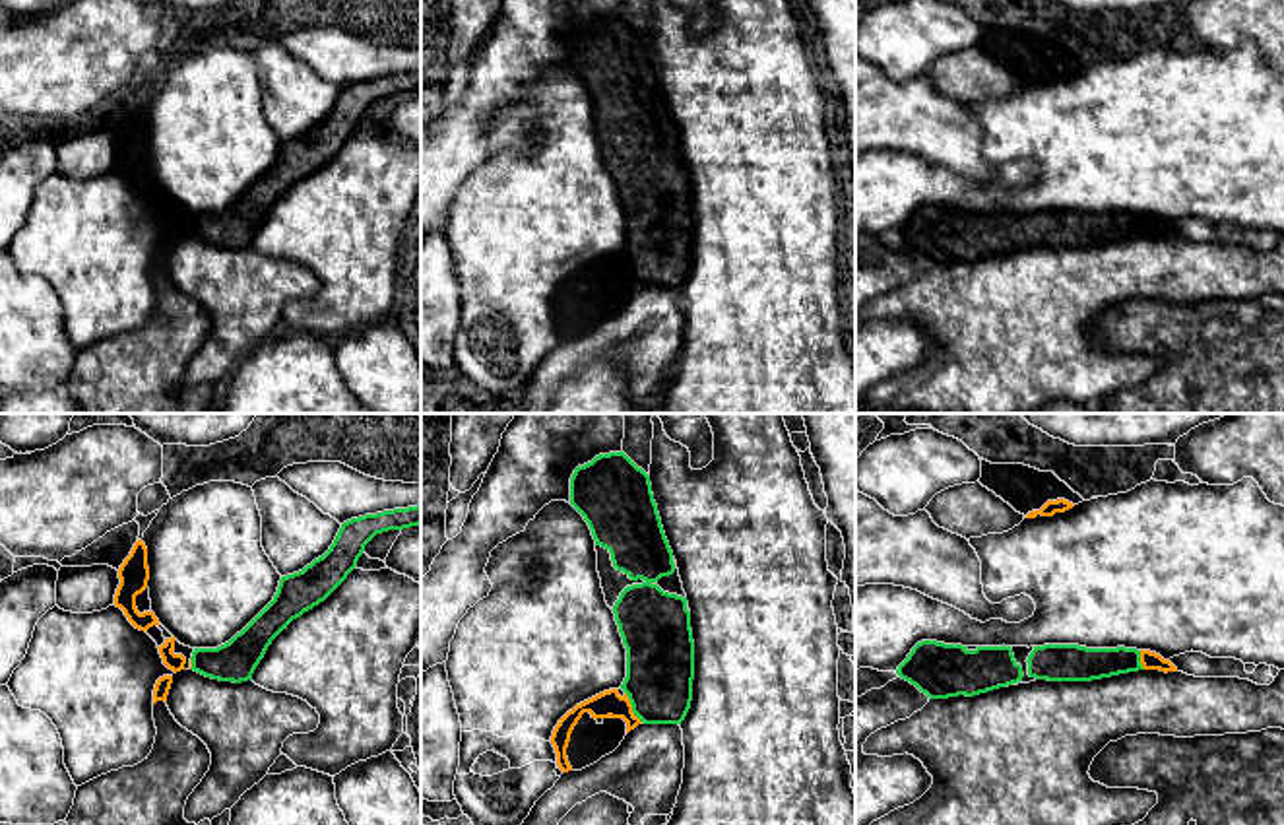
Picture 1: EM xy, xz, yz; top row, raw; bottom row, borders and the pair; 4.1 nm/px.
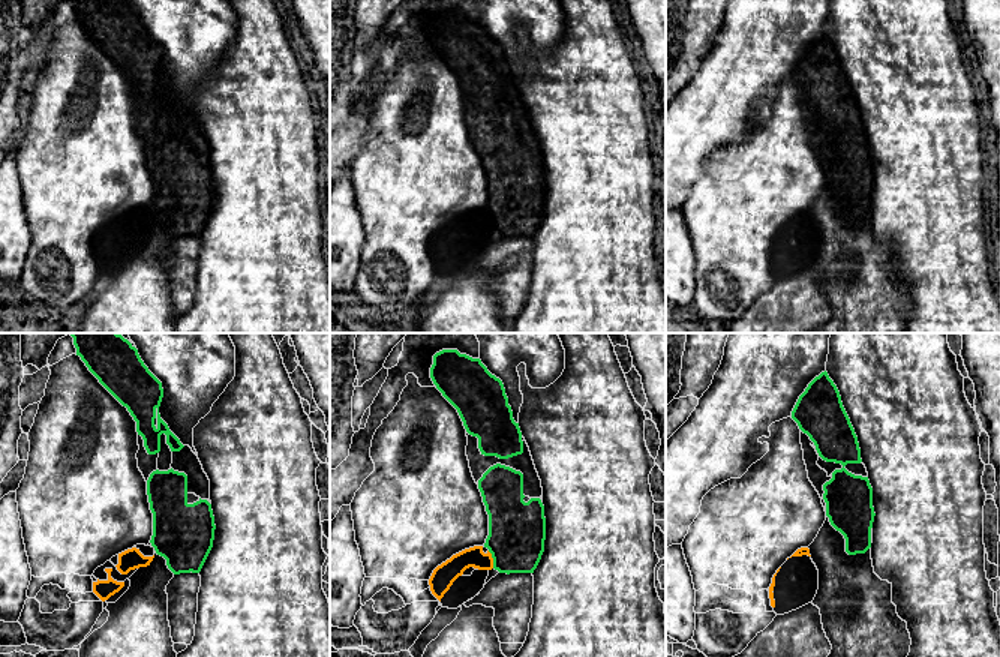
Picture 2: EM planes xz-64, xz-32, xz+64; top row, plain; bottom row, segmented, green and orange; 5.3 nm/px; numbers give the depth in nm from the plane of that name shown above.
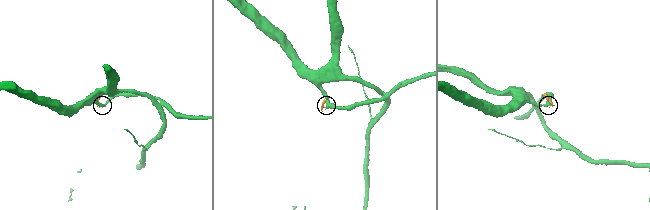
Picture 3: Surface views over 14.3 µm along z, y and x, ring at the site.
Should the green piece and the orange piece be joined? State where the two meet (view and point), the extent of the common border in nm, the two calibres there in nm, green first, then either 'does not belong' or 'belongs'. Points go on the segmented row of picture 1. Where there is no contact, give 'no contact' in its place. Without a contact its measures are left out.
xz (633, 707) | 150 nm | 280/110 nm | does not belong

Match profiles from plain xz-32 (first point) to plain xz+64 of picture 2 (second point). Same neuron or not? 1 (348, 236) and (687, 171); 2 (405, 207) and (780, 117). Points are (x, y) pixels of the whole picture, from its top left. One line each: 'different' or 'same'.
1: same
2: same

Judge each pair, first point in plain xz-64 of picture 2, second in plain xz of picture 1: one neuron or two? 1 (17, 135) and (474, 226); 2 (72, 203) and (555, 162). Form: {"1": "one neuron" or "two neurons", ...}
{"1": "two neurons", "2": "one neuron"}

